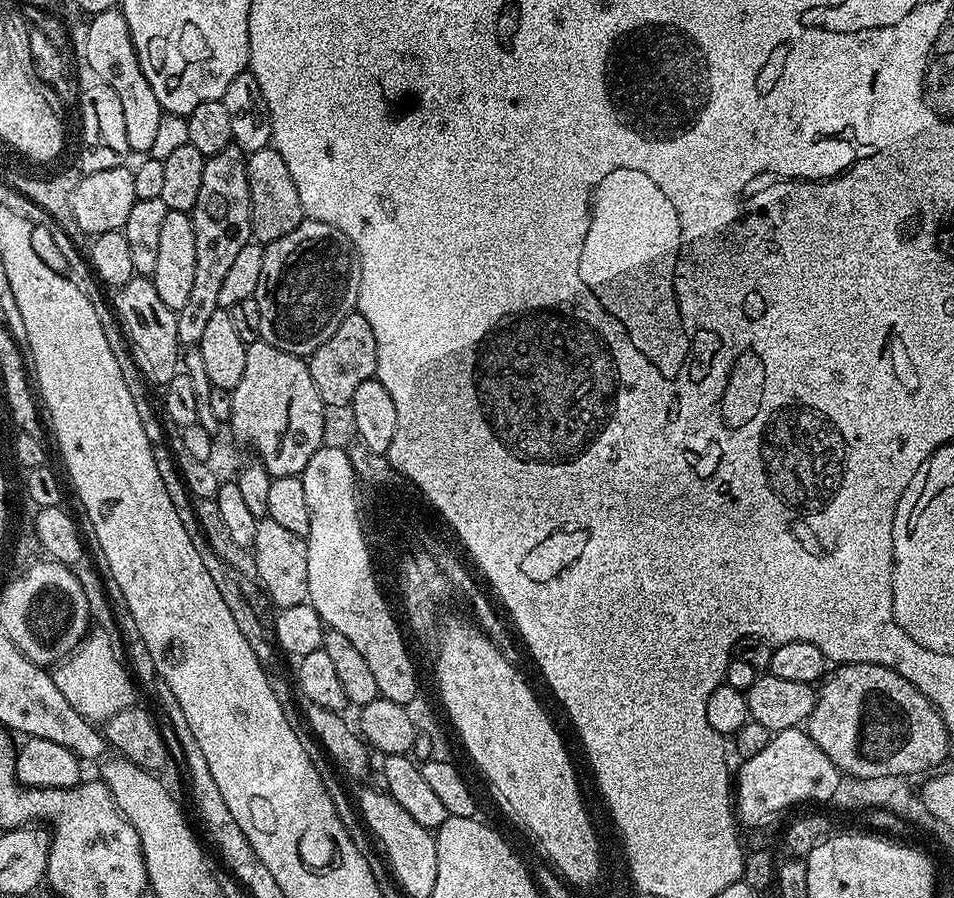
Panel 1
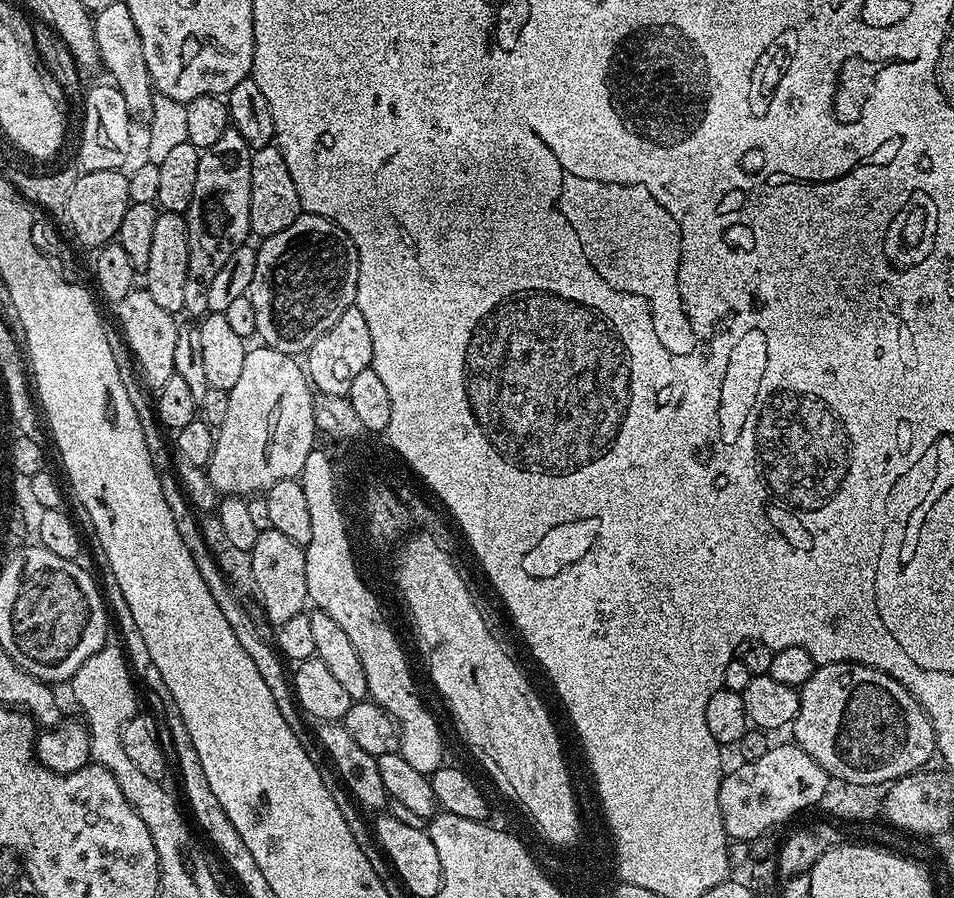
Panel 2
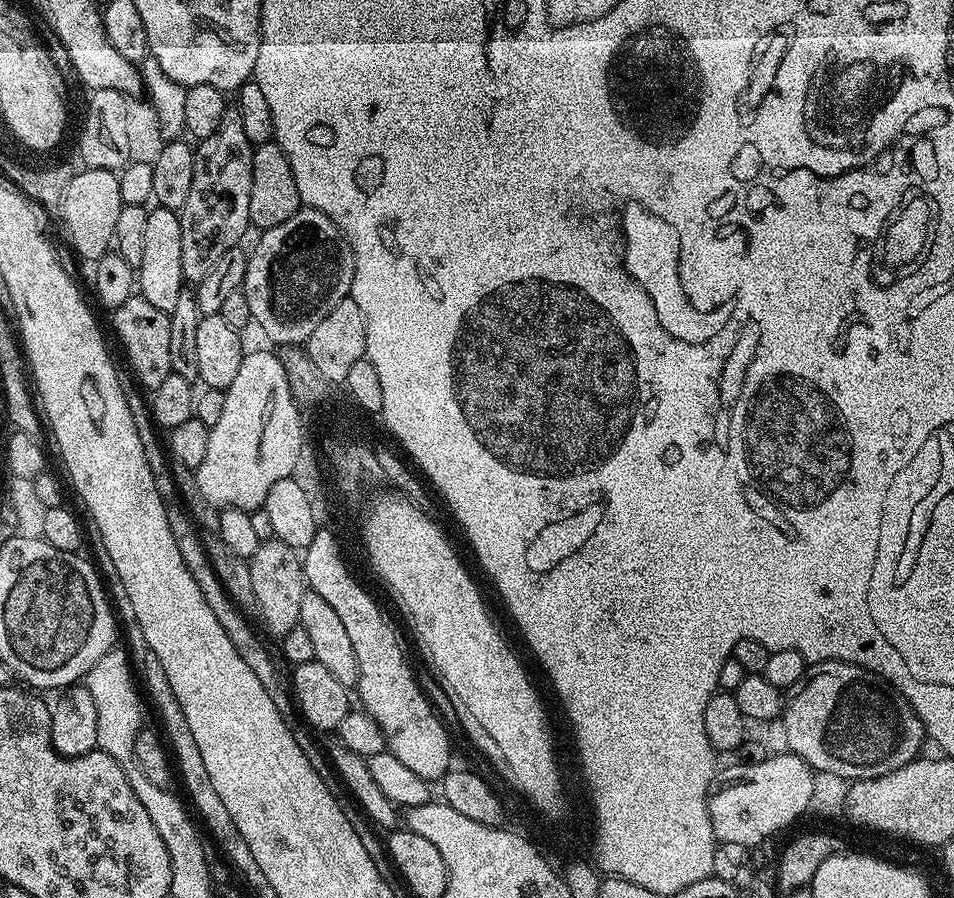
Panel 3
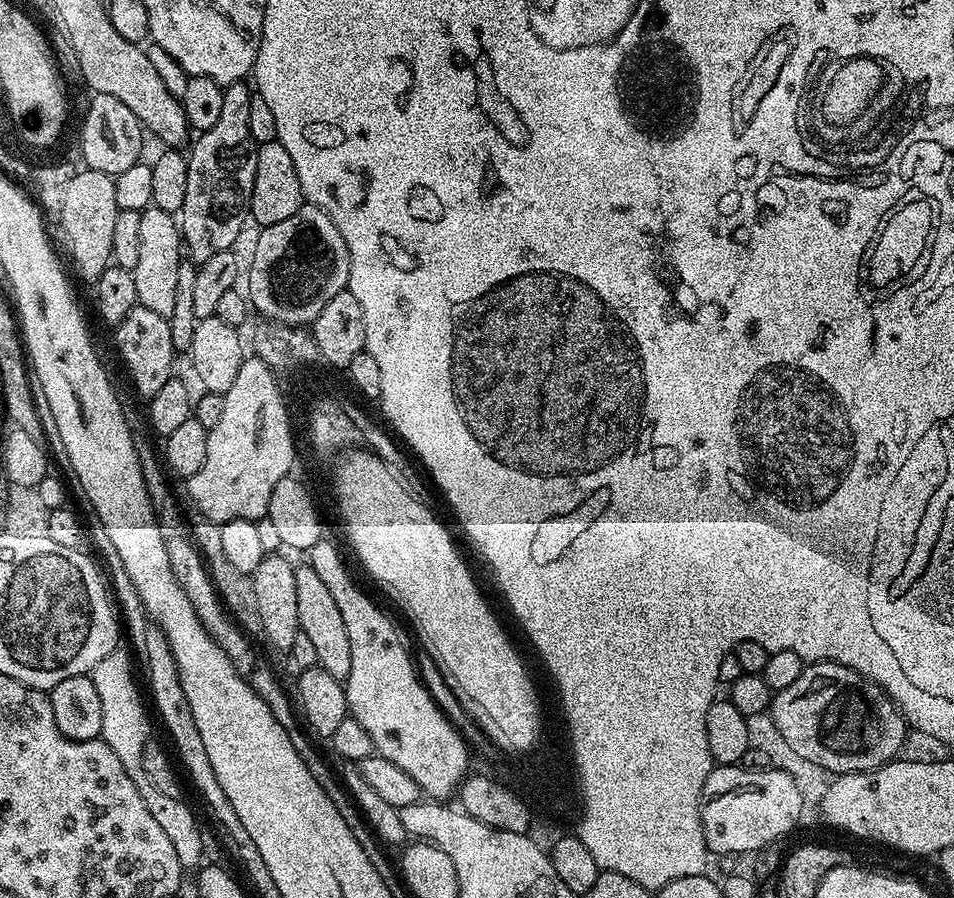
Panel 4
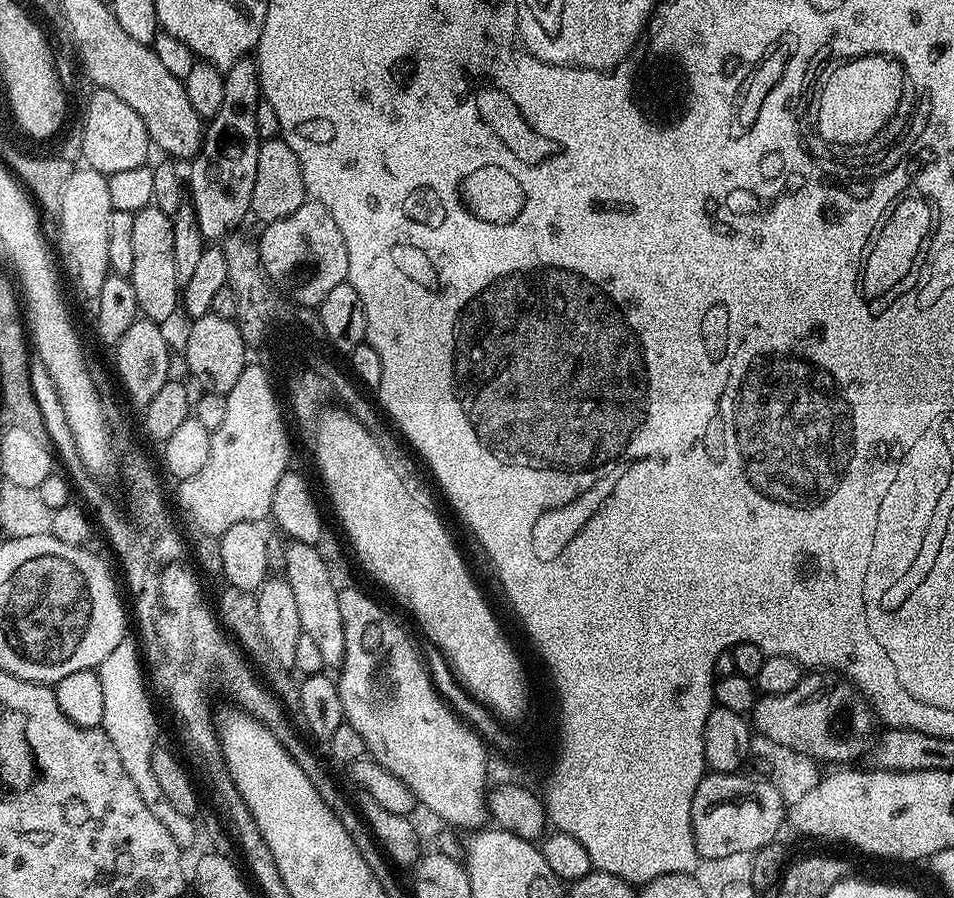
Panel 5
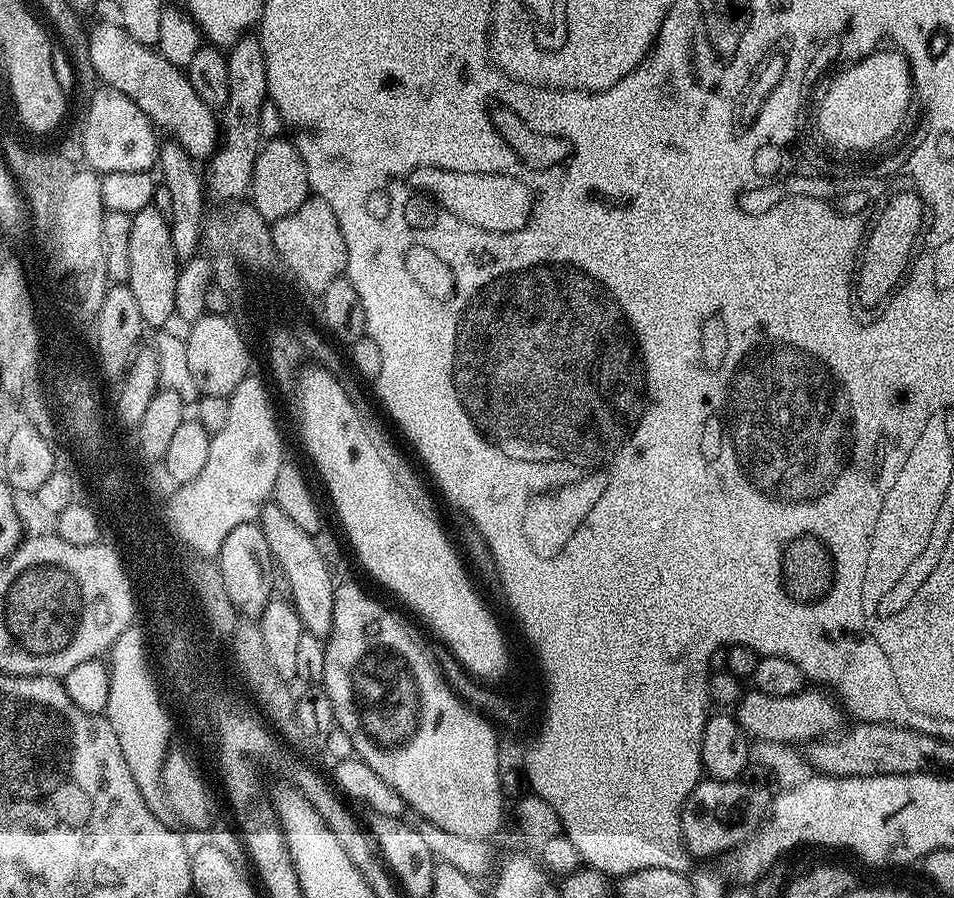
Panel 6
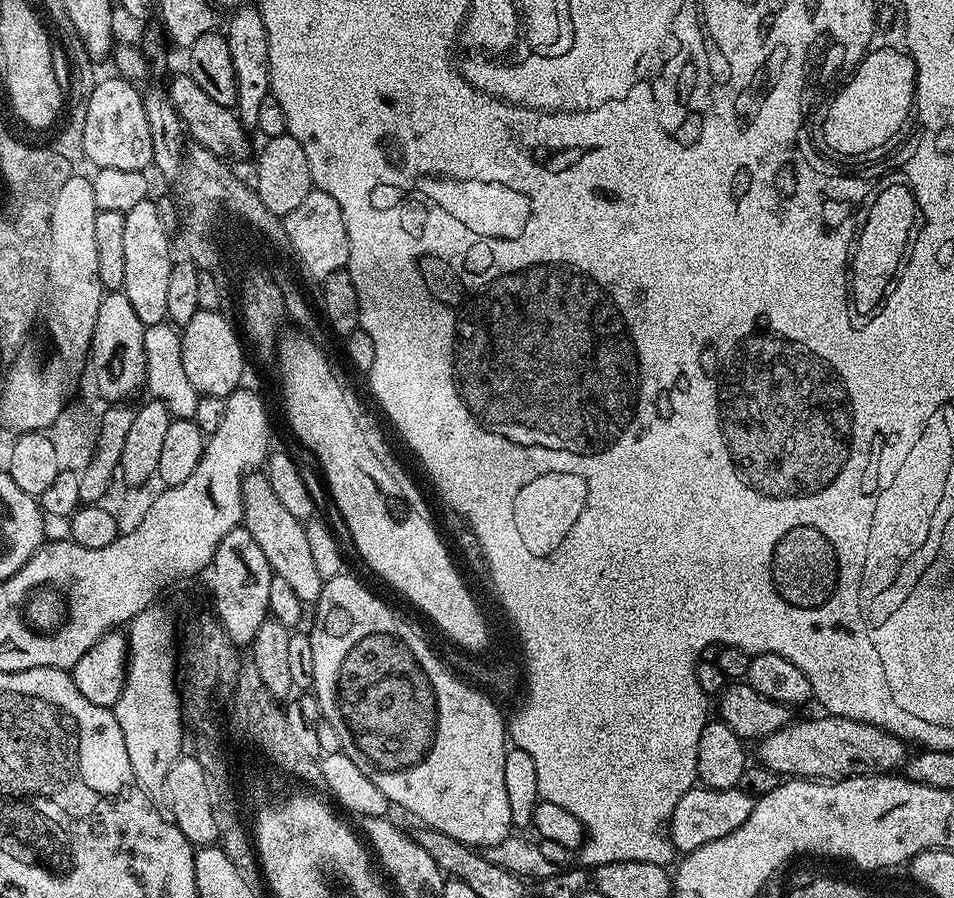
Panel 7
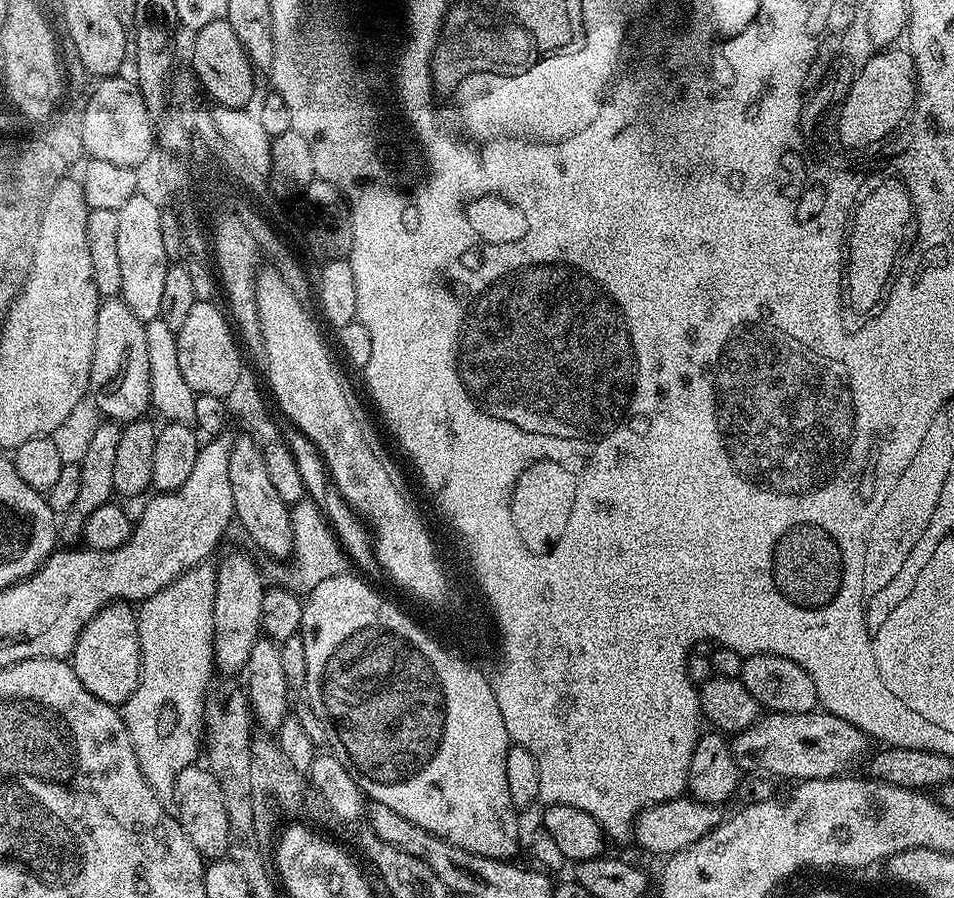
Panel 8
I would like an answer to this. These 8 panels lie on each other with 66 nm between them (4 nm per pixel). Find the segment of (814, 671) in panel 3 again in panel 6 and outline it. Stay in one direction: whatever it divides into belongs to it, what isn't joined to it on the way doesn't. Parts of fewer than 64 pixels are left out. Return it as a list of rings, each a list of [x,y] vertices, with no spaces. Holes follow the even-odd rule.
[[[808,686],[798,694],[778,698],[770,694],[748,690],[743,693],[739,703],[735,705],[734,715],[740,723],[741,730],[753,741],[765,740],[766,742],[802,746],[807,742],[830,736],[841,727],[839,724],[846,720],[841,705],[832,704],[833,697],[831,695],[828,697],[824,692],[827,691],[816,686]]]

